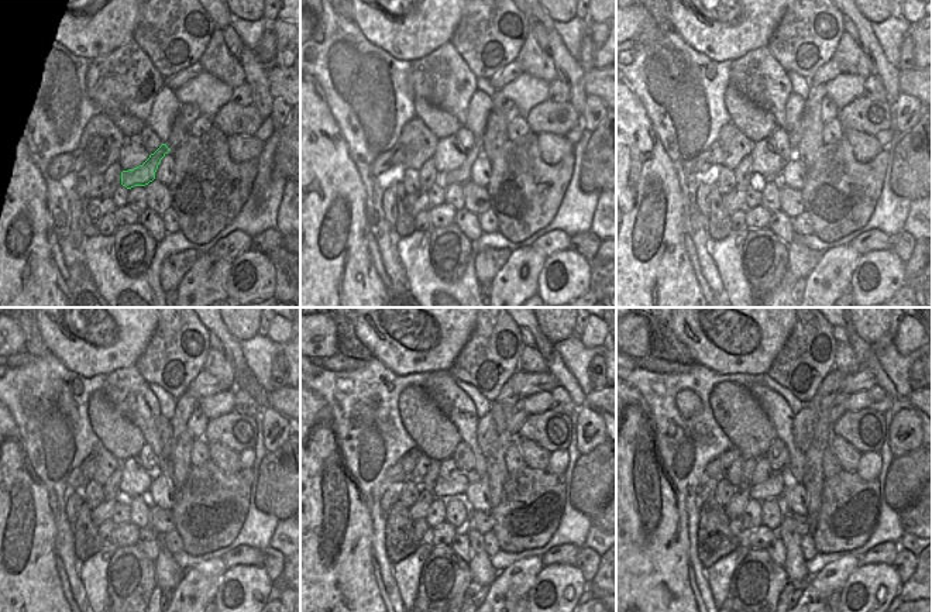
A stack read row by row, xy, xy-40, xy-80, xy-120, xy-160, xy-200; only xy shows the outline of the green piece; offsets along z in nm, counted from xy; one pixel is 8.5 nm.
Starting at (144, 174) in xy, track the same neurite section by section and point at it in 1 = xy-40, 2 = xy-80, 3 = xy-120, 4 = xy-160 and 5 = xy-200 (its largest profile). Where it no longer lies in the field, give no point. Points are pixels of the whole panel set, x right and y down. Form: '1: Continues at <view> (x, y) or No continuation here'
1: Continues at xy-40 (461, 175)
2: Continues at xy-80 (795, 133)
3: Continues at xy-120 (167, 440)
4: Continues at xy-160 (485, 427)
5: Continues at xy-200 (802, 425).

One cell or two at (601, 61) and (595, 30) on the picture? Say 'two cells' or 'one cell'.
one cell

